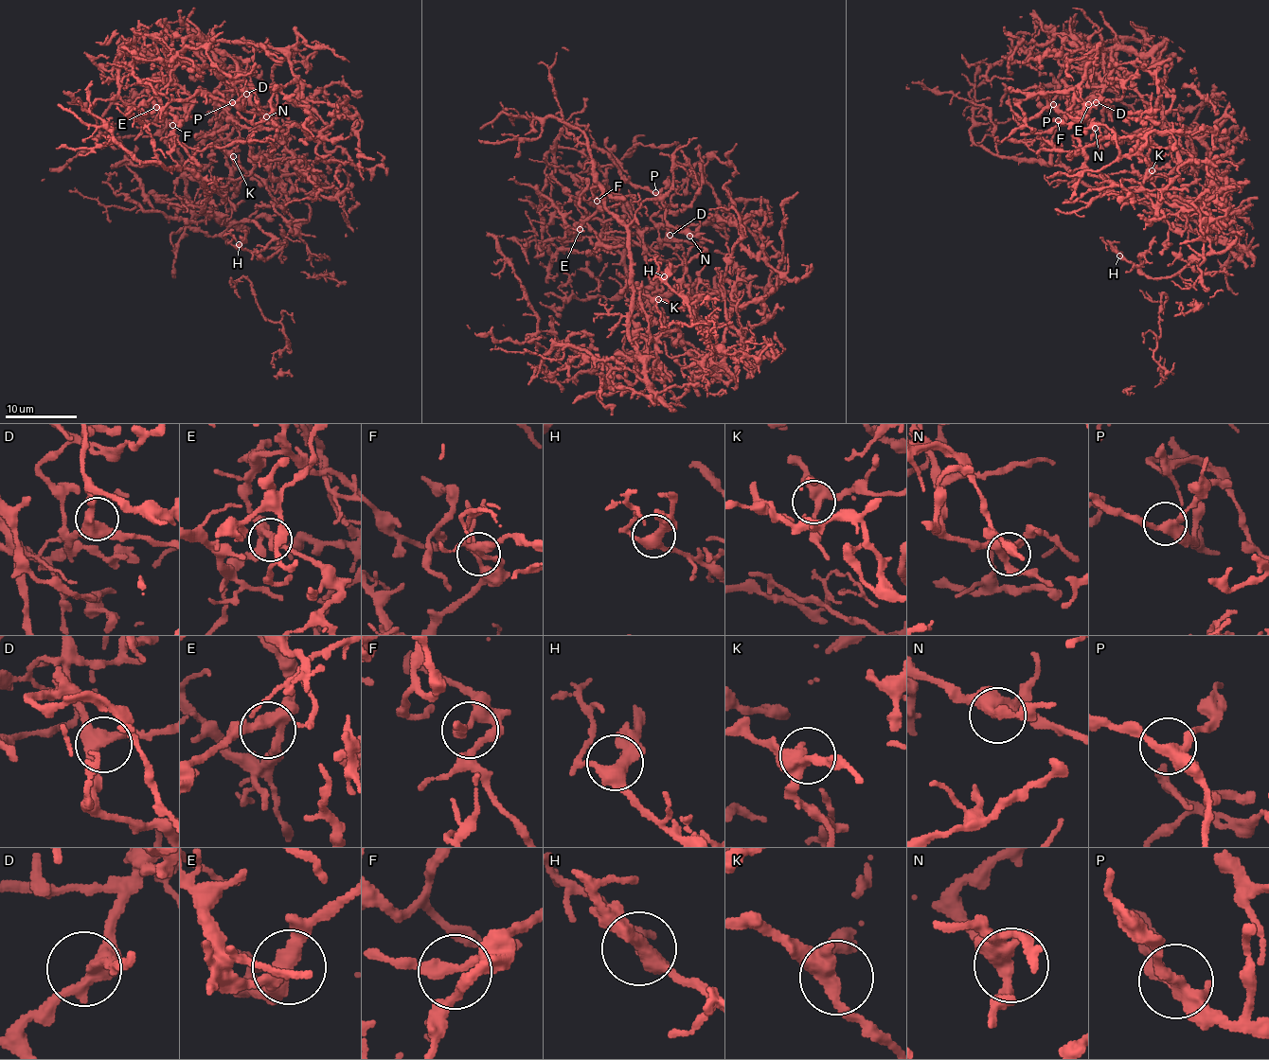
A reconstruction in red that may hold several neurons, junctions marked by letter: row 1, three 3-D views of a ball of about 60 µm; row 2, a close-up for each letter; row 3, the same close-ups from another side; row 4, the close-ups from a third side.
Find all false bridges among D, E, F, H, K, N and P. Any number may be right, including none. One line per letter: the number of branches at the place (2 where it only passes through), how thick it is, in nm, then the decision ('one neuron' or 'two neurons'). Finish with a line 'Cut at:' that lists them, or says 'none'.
D: branches 3; calibre 380 nm; one neuron
E: branches 3; calibre 320 nm; one neuron
F: branches 2; calibre 280 nm; one neuron
H: branches 3; calibre 360 nm; one neuron
K: branches 3; calibre 360 nm; one neuron
N: branches 3; calibre 400 nm; one neuron
P: branches 3; calibre 320 nm; one neuron
Cut at: none

